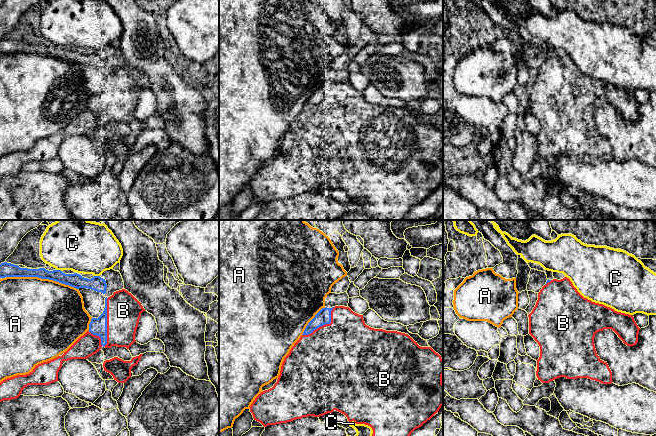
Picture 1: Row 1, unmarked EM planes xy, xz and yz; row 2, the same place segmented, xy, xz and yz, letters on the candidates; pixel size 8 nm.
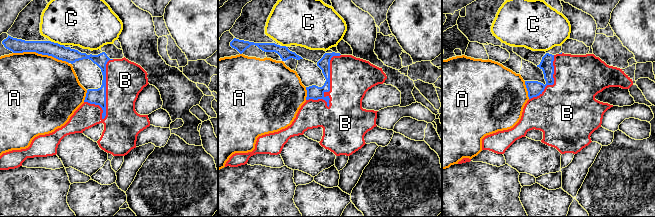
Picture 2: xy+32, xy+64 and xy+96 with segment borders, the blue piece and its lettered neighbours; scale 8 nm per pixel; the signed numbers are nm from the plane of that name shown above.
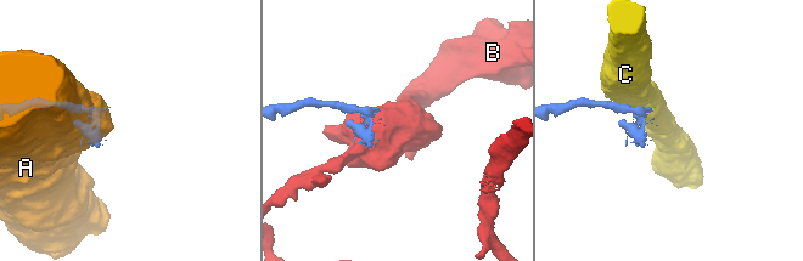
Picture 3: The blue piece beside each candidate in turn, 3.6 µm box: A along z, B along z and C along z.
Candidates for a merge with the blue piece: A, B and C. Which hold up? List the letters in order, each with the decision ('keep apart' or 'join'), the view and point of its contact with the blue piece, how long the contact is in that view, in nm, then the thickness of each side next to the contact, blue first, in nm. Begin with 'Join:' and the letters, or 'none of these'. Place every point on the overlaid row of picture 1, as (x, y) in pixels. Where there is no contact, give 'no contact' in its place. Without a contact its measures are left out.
Join: B
A: keep apart; meets blue in xy at (42, 278); contact 600 nm long; 110 nm thick on the blue side, 500 nm on the other
B: join; meets blue in xy at (106, 322); contact 400 nm long; 140 nm thick on the blue side, 280 nm on the other
C: keep apart; meets blue in xy at (97, 276); contact 50 nm long; 120 nm thick on the blue side, 420 nm on the other

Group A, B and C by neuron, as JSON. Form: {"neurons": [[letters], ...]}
{"neurons": [["A"], ["B"], ["C"]]}

